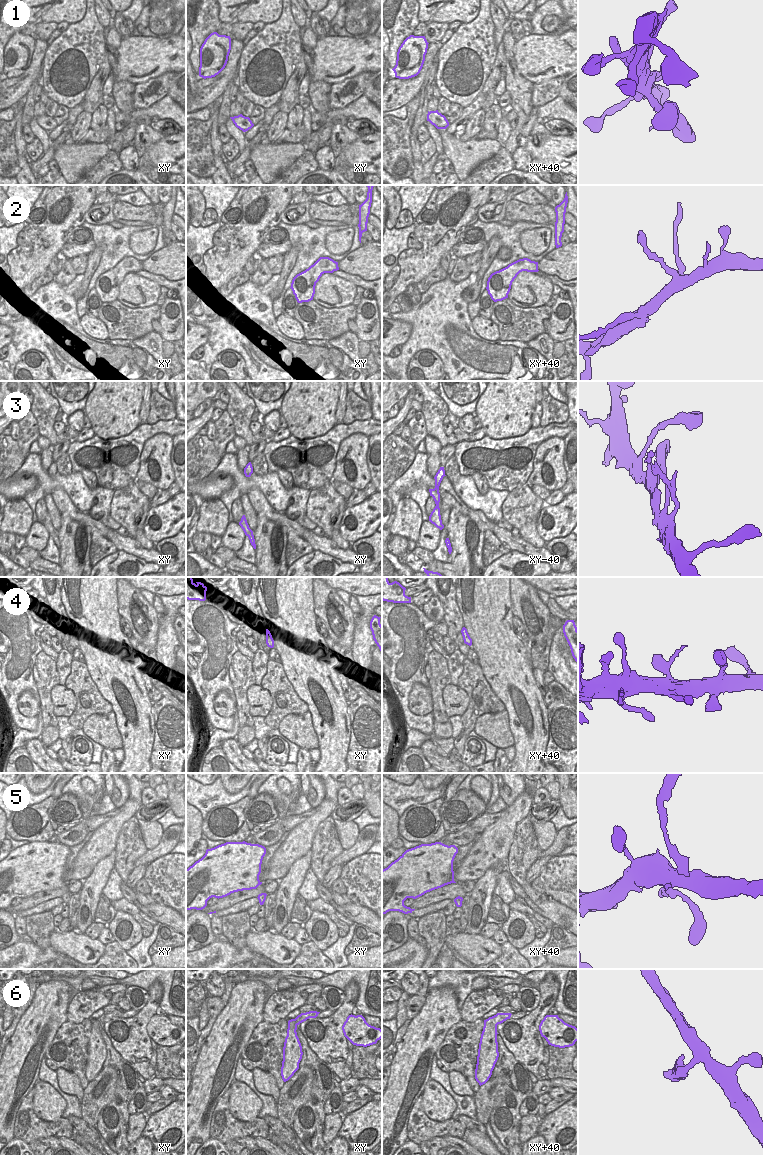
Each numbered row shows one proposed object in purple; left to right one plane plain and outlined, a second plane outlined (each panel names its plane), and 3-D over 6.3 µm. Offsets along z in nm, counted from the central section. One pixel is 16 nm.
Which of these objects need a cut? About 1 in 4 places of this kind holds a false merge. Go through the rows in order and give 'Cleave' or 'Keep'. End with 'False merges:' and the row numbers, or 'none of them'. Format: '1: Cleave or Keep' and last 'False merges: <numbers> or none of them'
1: Keep
2: Keep
3: Cleave
4: Keep
5: Keep
6: Keep
False merges: 3

